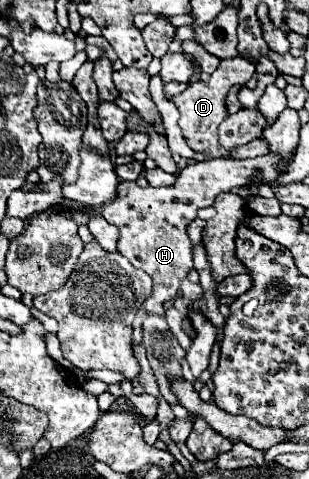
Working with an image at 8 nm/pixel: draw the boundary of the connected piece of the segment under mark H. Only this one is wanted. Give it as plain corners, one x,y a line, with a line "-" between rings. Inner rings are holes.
263,155
255,159
209,159
187,165
177,175
177,183
173,187
139,187
135,181
123,181
119,185
119,197
105,203
101,215
119,227
119,253
125,255
133,267
143,269
153,279
153,293
149,299
145,299
133,321
133,345
141,345
143,317
165,317
163,303
177,297
181,281
193,269
187,225
197,217
197,209
213,205
215,197
223,191
249,185
255,169
263,171
263,183
271,183
277,177
275,163
275,155

